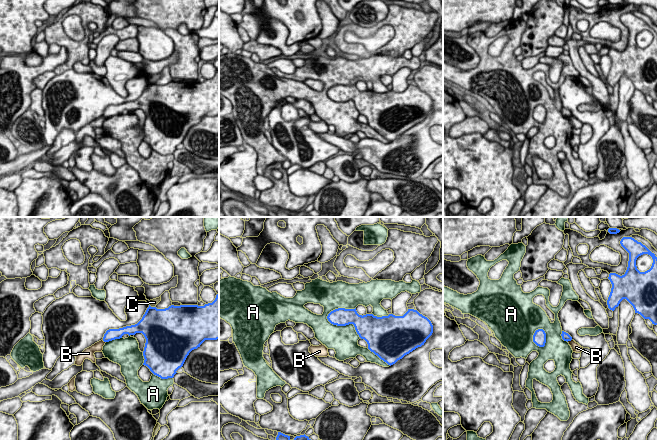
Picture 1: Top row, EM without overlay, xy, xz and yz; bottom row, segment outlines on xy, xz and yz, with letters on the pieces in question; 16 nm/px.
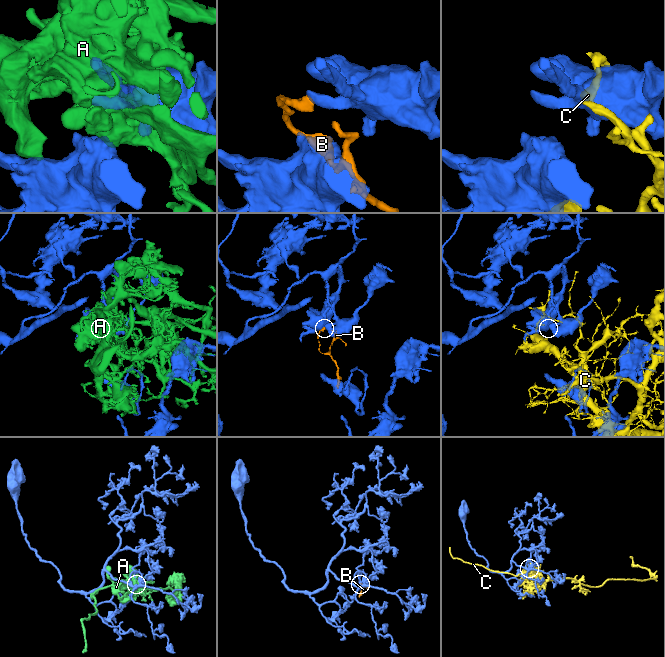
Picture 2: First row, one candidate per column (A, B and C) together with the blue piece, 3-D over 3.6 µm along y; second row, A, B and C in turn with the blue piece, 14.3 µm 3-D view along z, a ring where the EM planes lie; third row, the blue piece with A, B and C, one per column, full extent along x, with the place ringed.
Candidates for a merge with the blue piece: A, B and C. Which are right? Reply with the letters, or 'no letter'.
no letter

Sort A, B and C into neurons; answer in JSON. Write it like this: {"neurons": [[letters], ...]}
{"neurons": [["A"], ["B"], ["C"]]}

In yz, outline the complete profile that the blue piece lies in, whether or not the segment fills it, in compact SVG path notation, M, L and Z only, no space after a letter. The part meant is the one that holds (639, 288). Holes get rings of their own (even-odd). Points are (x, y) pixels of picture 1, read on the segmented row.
M623 237L620 244L629 253L628 267L622 276L609 274L612 288L607 300L608 308L614 311L620 302L626 299L635 313L657 325L657 257L632 237ZM643 254L650 255L653 263L649 270L640 272L636 260Z

